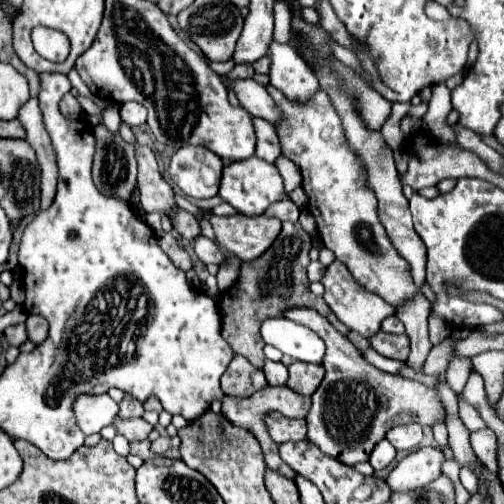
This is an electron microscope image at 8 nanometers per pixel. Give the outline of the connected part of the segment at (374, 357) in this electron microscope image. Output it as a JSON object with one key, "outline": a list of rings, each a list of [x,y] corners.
{"outline":[[[372,348],[362,350],[362,354],[370,364],[386,373],[398,373],[402,367],[406,367],[406,363],[396,363],[396,361],[380,355]]]}

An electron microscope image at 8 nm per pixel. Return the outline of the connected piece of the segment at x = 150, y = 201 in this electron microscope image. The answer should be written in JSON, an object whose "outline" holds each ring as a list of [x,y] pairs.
{"outline":[[[150,147],[136,149],[138,159],[138,187],[140,187],[140,204],[146,213],[160,211],[168,213],[170,207],[176,207],[172,187],[160,175],[156,157]]]}

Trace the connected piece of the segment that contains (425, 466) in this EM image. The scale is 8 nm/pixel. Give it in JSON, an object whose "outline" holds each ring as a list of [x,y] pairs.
{"outline":[[[420,447],[418,451],[406,455],[386,479],[392,491],[412,491],[424,487],[440,477],[440,467],[444,461],[442,449]]]}

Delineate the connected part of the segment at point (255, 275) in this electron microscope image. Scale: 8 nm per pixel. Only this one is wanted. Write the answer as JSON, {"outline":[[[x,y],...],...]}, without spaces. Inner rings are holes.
{"outline":[[[282,223],[282,231],[278,239],[270,245],[270,249],[260,255],[254,261],[240,265],[240,277],[226,291],[218,303],[220,315],[222,315],[222,337],[228,341],[232,351],[236,355],[246,357],[256,369],[264,367],[264,341],[260,339],[260,323],[268,317],[280,317],[284,307],[312,307],[320,311],[342,335],[348,333],[348,327],[336,319],[336,315],[330,311],[330,307],[324,303],[322,297],[316,297],[308,289],[308,277],[306,267],[310,263],[308,251],[312,249],[310,235],[302,229],[300,223]],[[288,297],[288,299],[286,299]]]}

